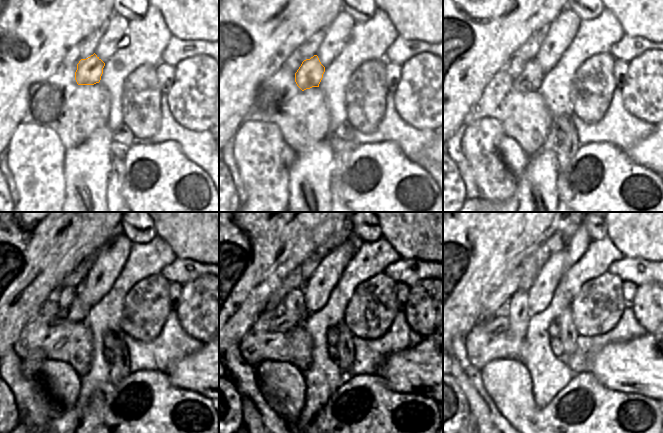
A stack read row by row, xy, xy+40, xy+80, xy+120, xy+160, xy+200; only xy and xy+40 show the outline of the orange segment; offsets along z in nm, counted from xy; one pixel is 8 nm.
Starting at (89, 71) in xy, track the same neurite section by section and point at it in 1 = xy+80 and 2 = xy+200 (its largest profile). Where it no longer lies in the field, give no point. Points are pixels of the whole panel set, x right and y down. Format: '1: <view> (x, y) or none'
1: xy+80 (529, 80)
2: xy+200 (498, 324)

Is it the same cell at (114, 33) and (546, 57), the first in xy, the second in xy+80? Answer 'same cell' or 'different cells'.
same cell

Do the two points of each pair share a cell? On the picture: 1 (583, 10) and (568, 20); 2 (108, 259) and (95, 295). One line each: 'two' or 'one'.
1: two
2: one

